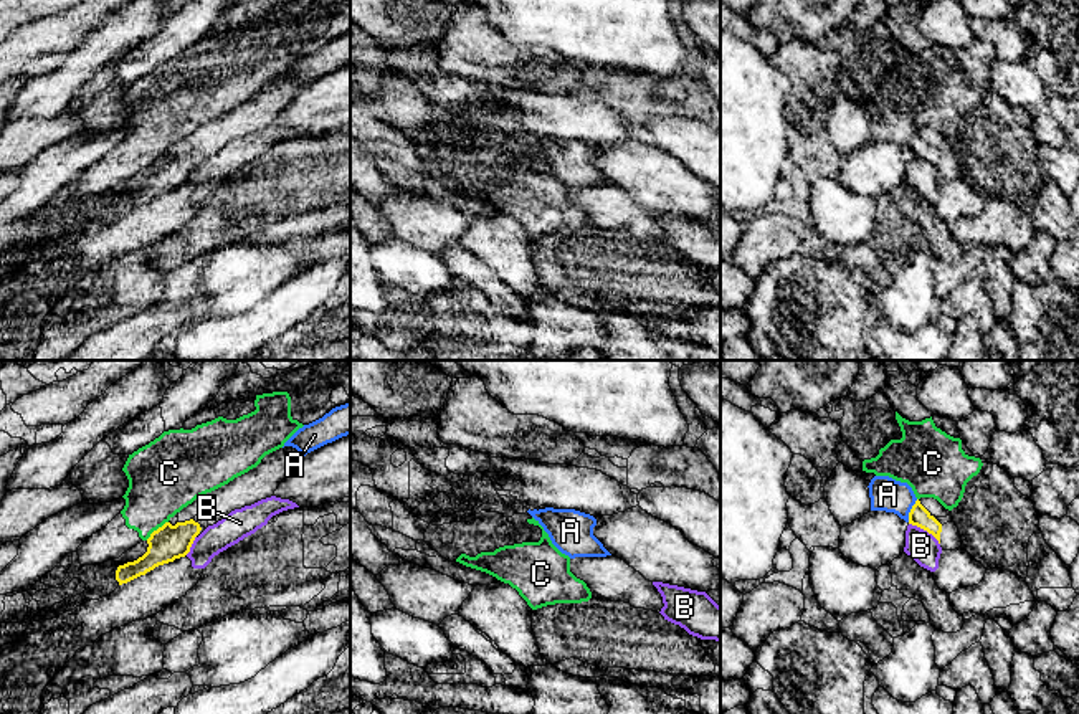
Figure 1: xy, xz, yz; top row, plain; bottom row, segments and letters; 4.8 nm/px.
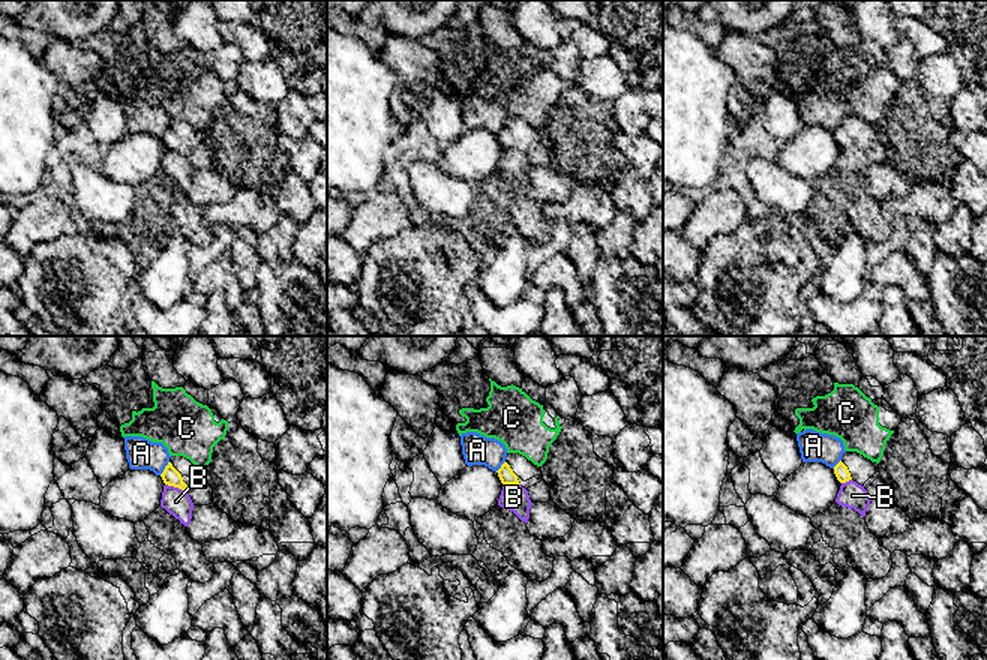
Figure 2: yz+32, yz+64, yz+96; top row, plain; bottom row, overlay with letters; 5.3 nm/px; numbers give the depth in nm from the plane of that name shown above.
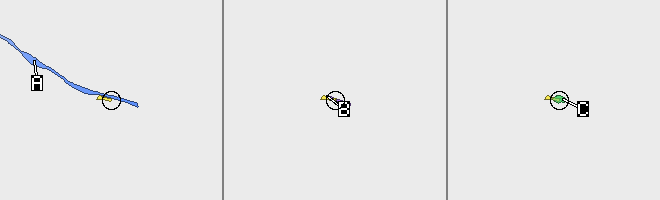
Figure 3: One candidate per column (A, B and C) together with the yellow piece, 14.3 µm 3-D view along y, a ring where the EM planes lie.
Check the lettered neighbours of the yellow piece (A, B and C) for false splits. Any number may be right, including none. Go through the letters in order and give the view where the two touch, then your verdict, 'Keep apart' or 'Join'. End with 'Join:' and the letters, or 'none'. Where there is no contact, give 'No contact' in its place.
A: Touches yellow in yz. Keep apart
B: Touches yellow in yz. Keep apart
C: Touches yellow in xy. Keep apart
Join: none

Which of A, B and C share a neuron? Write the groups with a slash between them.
A B / C

